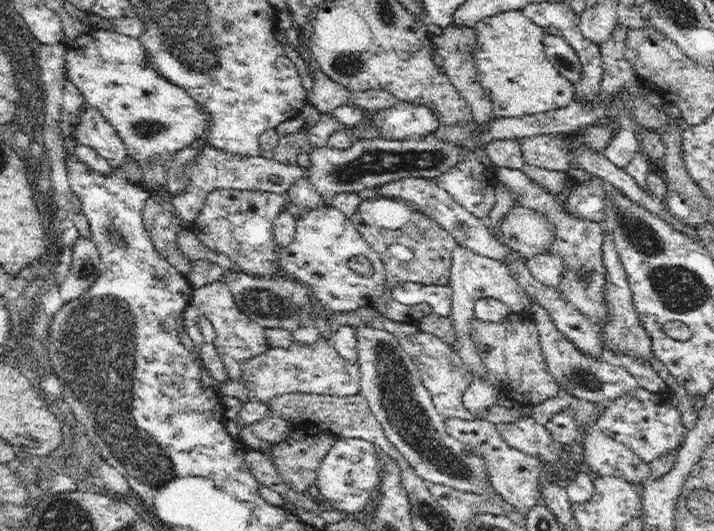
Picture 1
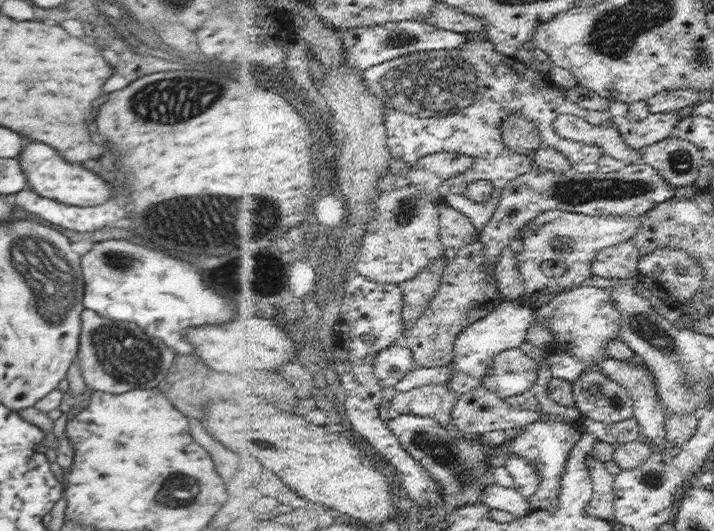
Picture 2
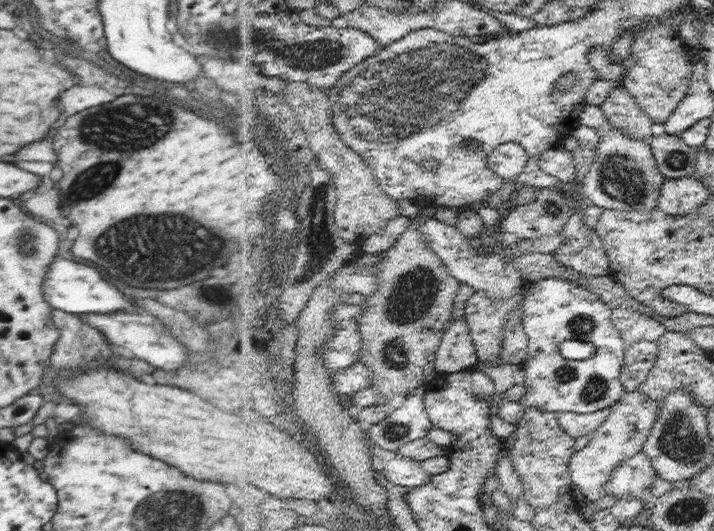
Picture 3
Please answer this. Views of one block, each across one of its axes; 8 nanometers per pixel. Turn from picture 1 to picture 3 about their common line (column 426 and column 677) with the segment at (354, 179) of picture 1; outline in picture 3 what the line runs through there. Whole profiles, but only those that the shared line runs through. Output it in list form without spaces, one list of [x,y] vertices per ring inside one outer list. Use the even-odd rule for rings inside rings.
[[[656,134],[651,145],[662,172],[669,179],[690,177],[697,170],[698,151],[685,142],[683,135]]]

